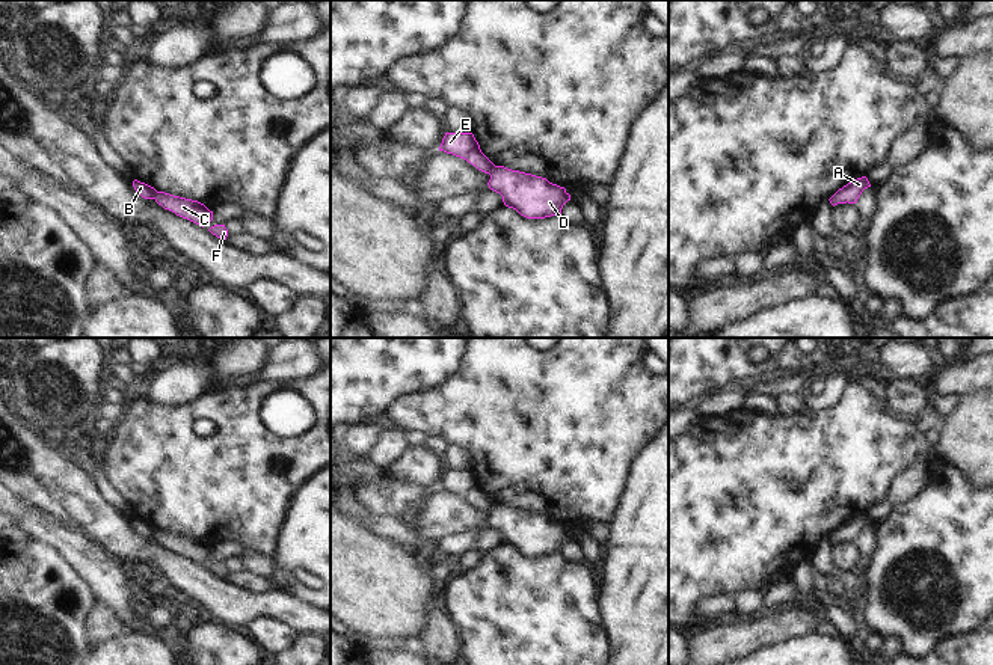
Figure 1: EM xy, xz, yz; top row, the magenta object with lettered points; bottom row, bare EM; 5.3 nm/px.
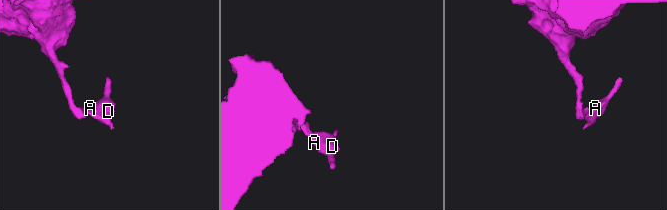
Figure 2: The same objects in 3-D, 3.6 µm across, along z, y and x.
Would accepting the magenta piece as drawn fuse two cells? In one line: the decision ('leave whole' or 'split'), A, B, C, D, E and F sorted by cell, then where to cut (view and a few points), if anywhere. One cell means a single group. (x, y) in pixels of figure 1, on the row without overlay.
split; A C D F / B E; cut in xz along (495, 504), (489, 511)

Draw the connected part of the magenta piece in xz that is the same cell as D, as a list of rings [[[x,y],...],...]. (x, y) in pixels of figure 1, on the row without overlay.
[[[495,504],[487,520],[489,526],[503,534],[506,544],[516,547],[527,556],[545,556],[561,552],[563,543],[570,538],[564,525],[546,516]]]

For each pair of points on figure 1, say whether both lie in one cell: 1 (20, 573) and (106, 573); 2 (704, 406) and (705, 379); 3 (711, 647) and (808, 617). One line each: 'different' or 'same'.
1: different
2: different
3: same

